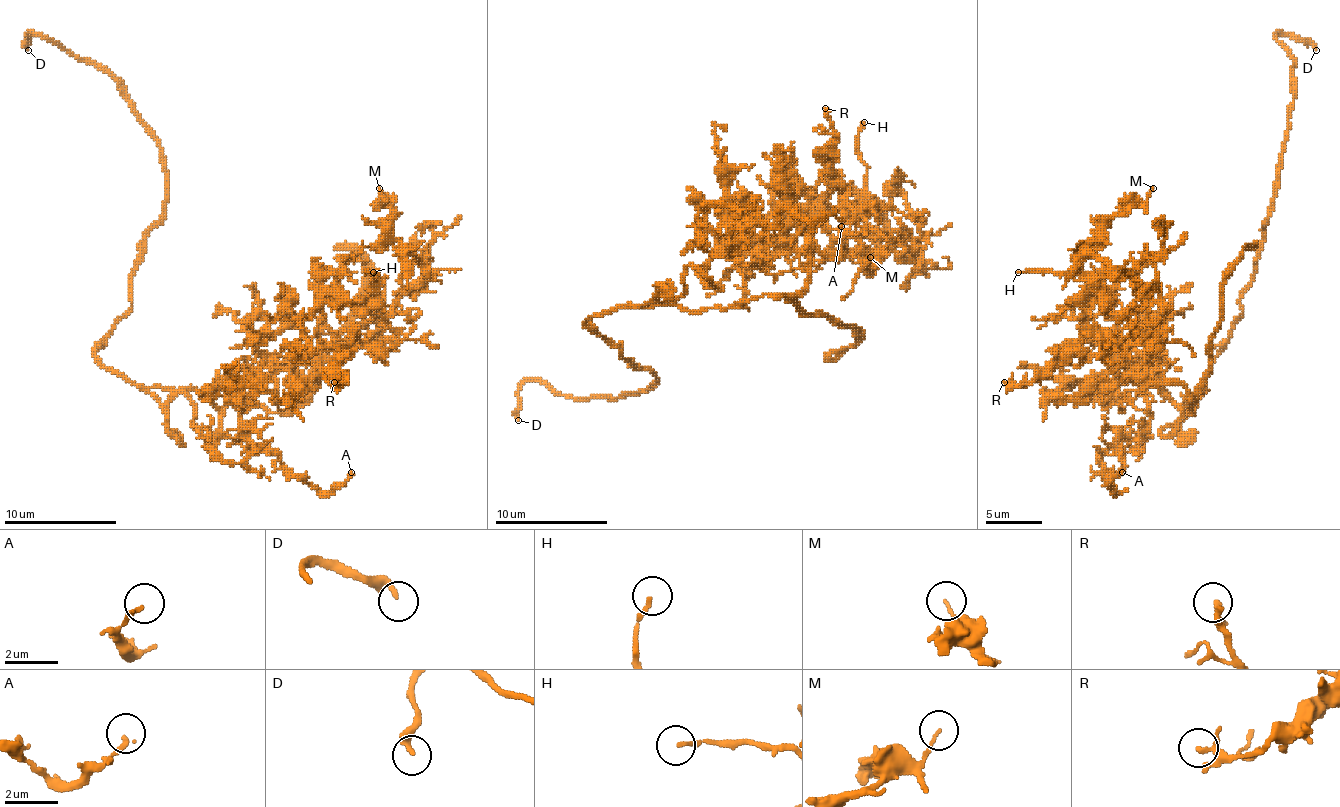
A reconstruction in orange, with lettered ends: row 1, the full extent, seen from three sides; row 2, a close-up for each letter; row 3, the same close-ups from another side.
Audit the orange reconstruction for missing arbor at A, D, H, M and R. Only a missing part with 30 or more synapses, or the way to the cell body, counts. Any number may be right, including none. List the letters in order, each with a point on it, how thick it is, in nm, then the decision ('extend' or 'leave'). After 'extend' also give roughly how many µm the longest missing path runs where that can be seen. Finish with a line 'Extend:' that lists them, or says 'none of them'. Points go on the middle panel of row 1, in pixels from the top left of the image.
A: place (841, 226); calibre 190 nm; leave
D: place (518, 420); calibre 190 nm; extend; missing 9 µm
H: place (864, 122); calibre 150 nm; leave
M: place (870, 257); calibre 110 nm; leave
R: place (825, 108); calibre 130 nm; leave
Extend: D

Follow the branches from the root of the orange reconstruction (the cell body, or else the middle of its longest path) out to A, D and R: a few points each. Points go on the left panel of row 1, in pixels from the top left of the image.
A: (171, 387), (210, 435), (224, 379), (241, 404), (241, 443), (320, 491), (351, 472)
D: (171, 387), (95, 353), (163, 213), (160, 143), (106, 72), (39, 36), (28, 50)
R: (171, 387), (233, 390), (289, 413), (359, 337), (340, 362), (345, 382), (334, 382)

